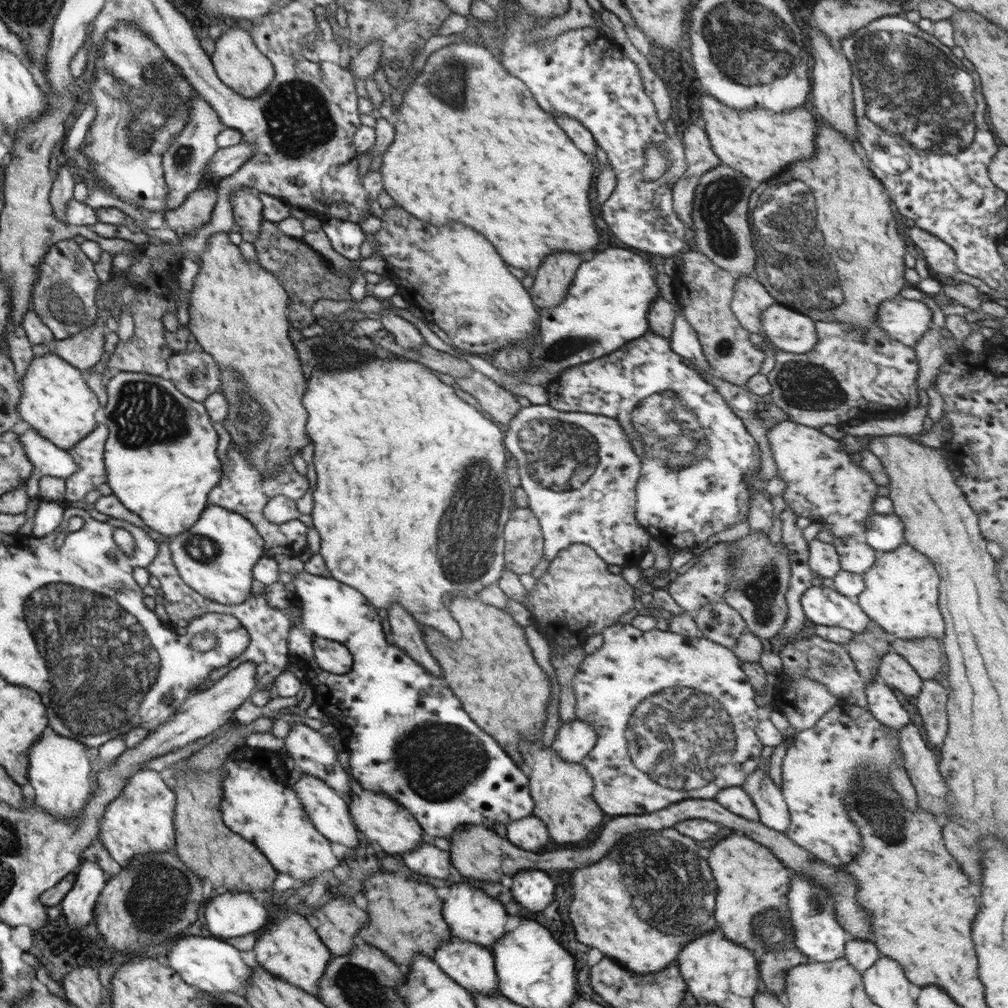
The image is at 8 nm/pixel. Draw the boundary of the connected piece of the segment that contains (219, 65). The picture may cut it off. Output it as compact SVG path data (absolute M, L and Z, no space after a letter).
M230 27L222 32L216 42L216 52L210 54L217 78L228 88L244 96L244 98L258 98L275 78L275 67L271 60L258 48L254 37L239 27Z

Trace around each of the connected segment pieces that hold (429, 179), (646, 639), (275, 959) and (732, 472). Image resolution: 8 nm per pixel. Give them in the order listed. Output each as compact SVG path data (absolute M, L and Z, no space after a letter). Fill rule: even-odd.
M466 41L450 43L432 52L426 60L424 70L416 75L415 81L409 84L403 94L402 104L397 111L394 111L396 114L396 122L393 124L394 140L382 154L382 164L379 169L382 171L384 189L403 210L418 220L434 224L434 226L460 222L464 226L474 228L476 232L480 232L484 238L488 238L494 244L494 248L504 258L504 262L508 262L514 268L522 268L526 272L538 270L542 260L550 254L556 254L562 250L580 254L580 252L592 250L598 244L600 238L594 224L594 210L590 204L590 192L595 182L594 170L597 168L595 159L584 154L582 149L578 149L574 141L564 134L564 130L558 128L555 116L538 106L527 85L503 68L503 64L493 50L485 48L481 42L479 44L469 44Z
M616 622L616 624L606 627L601 634L604 637L602 646L594 653L586 655L586 658L580 663L576 675L574 675L573 682L576 697L576 716L578 720L588 722L588 724L594 728L594 732L598 734L595 747L590 750L589 754L586 755L581 762L582 766L586 768L586 772L590 774L590 778L594 780L592 796L594 800L598 802L598 806L600 806L606 814L612 814L612 816L644 815L668 808L668 806L674 804L674 802L680 802L686 799L714 799L723 788L730 788L732 786L741 787L742 784L746 782L746 776L748 776L750 772L754 772L757 766L762 762L762 748L764 748L764 745L760 742L755 731L756 725L759 722L758 705L756 705L754 701L756 693L746 673L742 670L740 660L736 654L734 654L733 649L726 648L705 637L694 638L694 636L684 636L670 630L662 631L658 628L654 628L654 630L650 630L650 632L644 632L644 630L638 630L638 628L628 623ZM660 720L682 720L680 724L670 724L670 722L664 724L666 727L662 729L662 731L665 732L663 736L665 739L668 739L667 734L671 737L674 745L672 746L672 752L674 752L674 754L672 754L672 756L664 756L662 762L660 762L659 757L665 750L670 752L670 748L668 748L668 744L665 744L665 742L657 738L656 735L652 734L654 728L657 729L658 726L662 726L662 722L659 722Z
M288 908L287 912L274 924L268 924L268 929L264 929L260 938L250 947L256 954L258 965L270 975L318 997L318 980L325 974L332 954L304 917L293 912L292 908Z
M648 329L640 338L624 344L622 348L618 348L618 352L612 352L610 356L592 360L588 364L580 364L580 366L572 366L562 371L558 378L554 378L548 386L547 404L550 404L554 411L561 412L584 412L594 415L601 415L612 418L622 426L623 431L627 434L633 452L641 459L640 477L636 486L636 517L641 526L645 528L650 536L654 537L659 543L668 548L675 548L680 554L684 550L693 550L698 544L706 542L710 536L720 534L724 530L728 530L734 524L748 521L748 512L750 512L750 490L746 483L752 474L758 474L761 471L761 451L755 439L747 432L746 426L740 417L736 416L730 405L726 404L724 397L716 390L715 386L705 381L700 374L696 373L692 367L688 367L682 363L682 356L676 354L670 348L670 340L662 338L658 334L654 334Z

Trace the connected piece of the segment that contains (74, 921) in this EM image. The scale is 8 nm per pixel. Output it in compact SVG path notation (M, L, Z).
M84 858L80 860L75 885L60 905L62 916L70 927L84 930L92 922L96 898L105 891L104 871L96 862L88 862Z

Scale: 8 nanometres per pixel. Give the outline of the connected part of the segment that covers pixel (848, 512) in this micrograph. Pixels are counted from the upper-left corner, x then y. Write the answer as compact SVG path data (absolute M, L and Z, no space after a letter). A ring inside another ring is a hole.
M793 421L778 424L768 432L772 455L778 467L778 477L786 483L786 492L782 495L788 507L798 516L808 518L811 522L820 522L823 530L830 532L834 538L854 538L866 543L866 522L875 514L872 503L878 496L879 485L871 475L860 465L852 461L852 456L841 447L840 442L823 434L820 429L810 428Z

